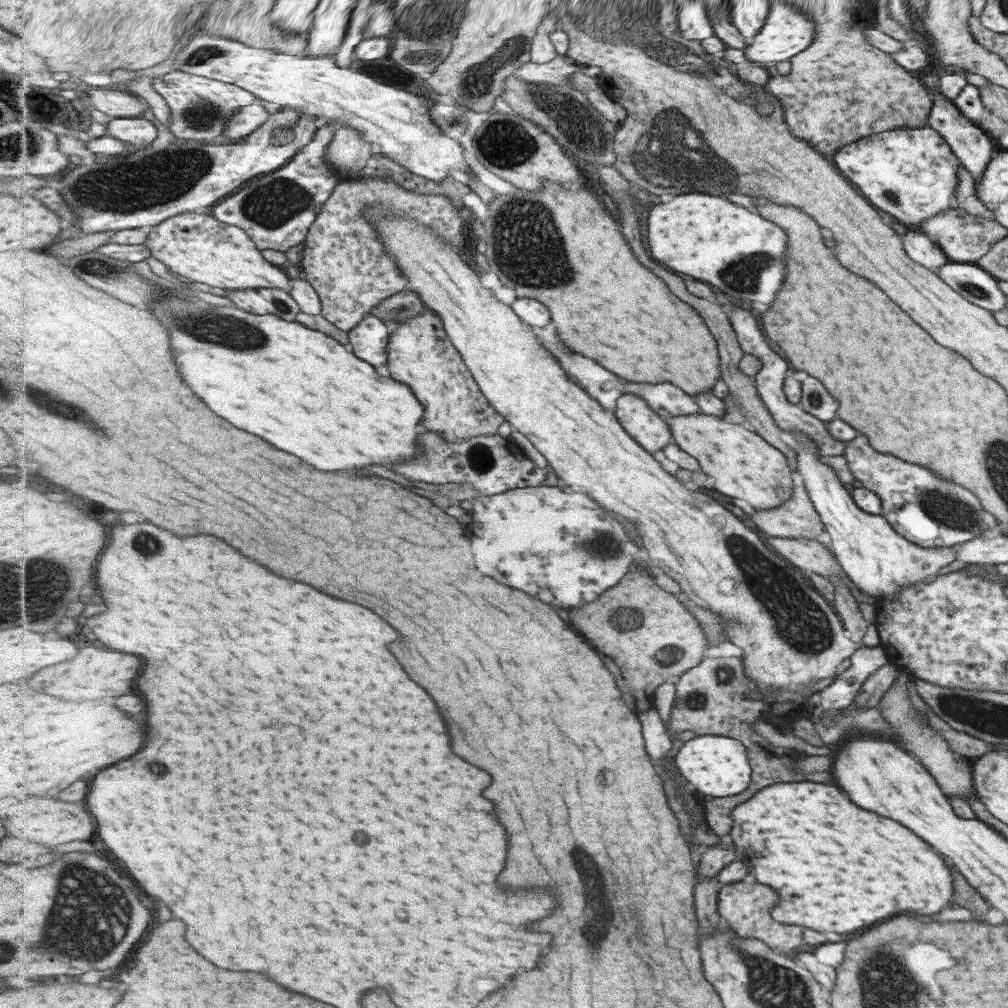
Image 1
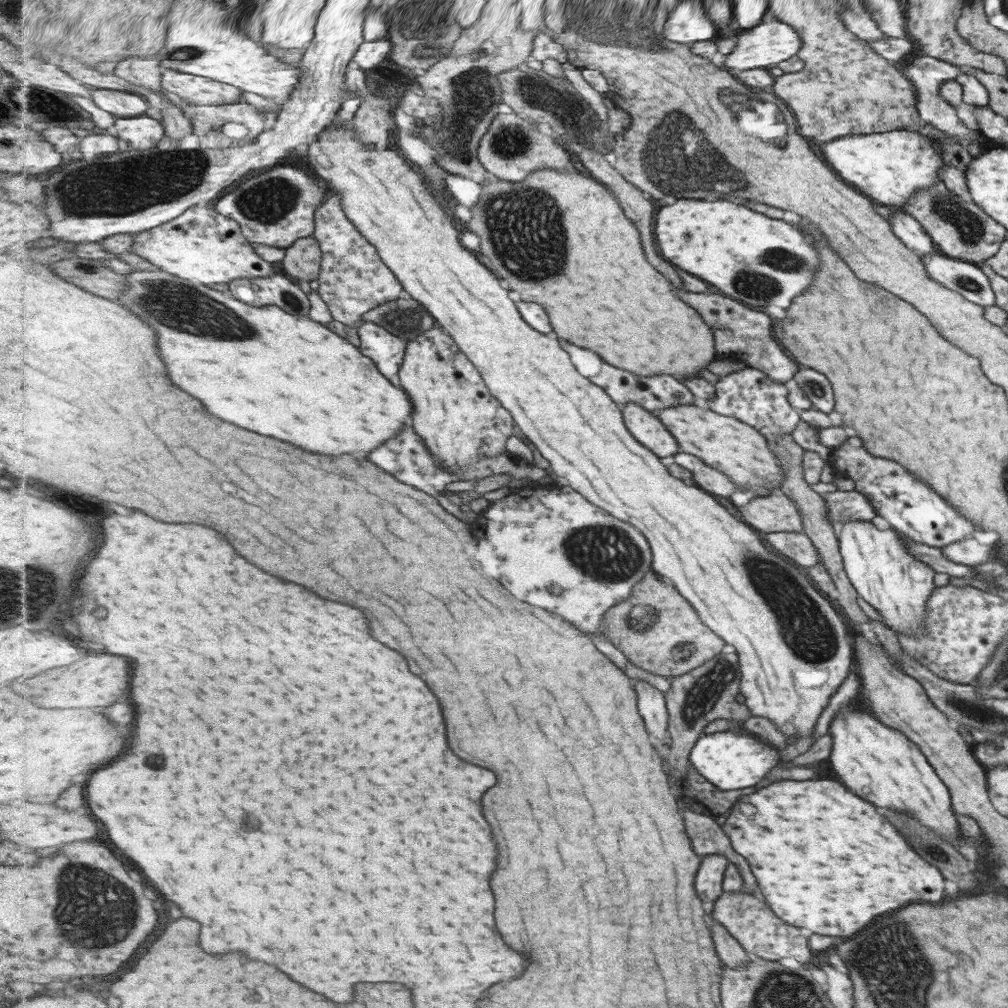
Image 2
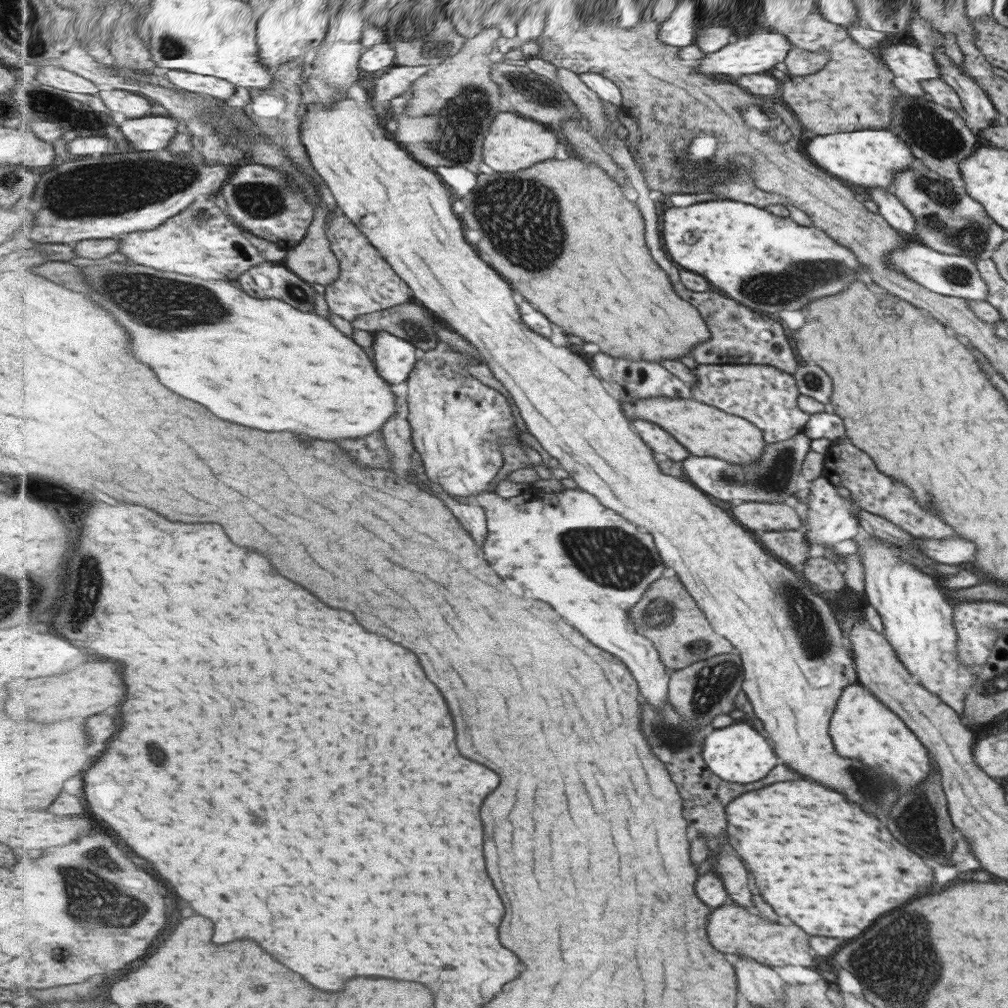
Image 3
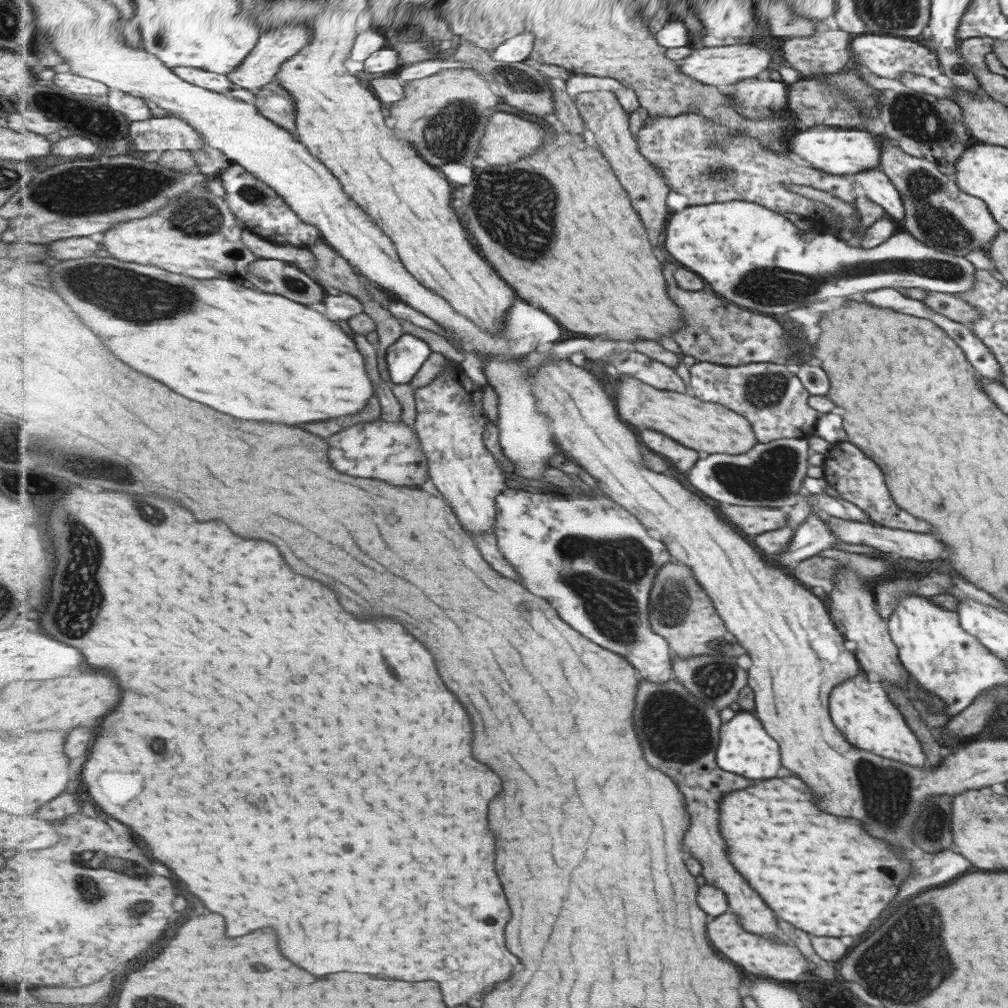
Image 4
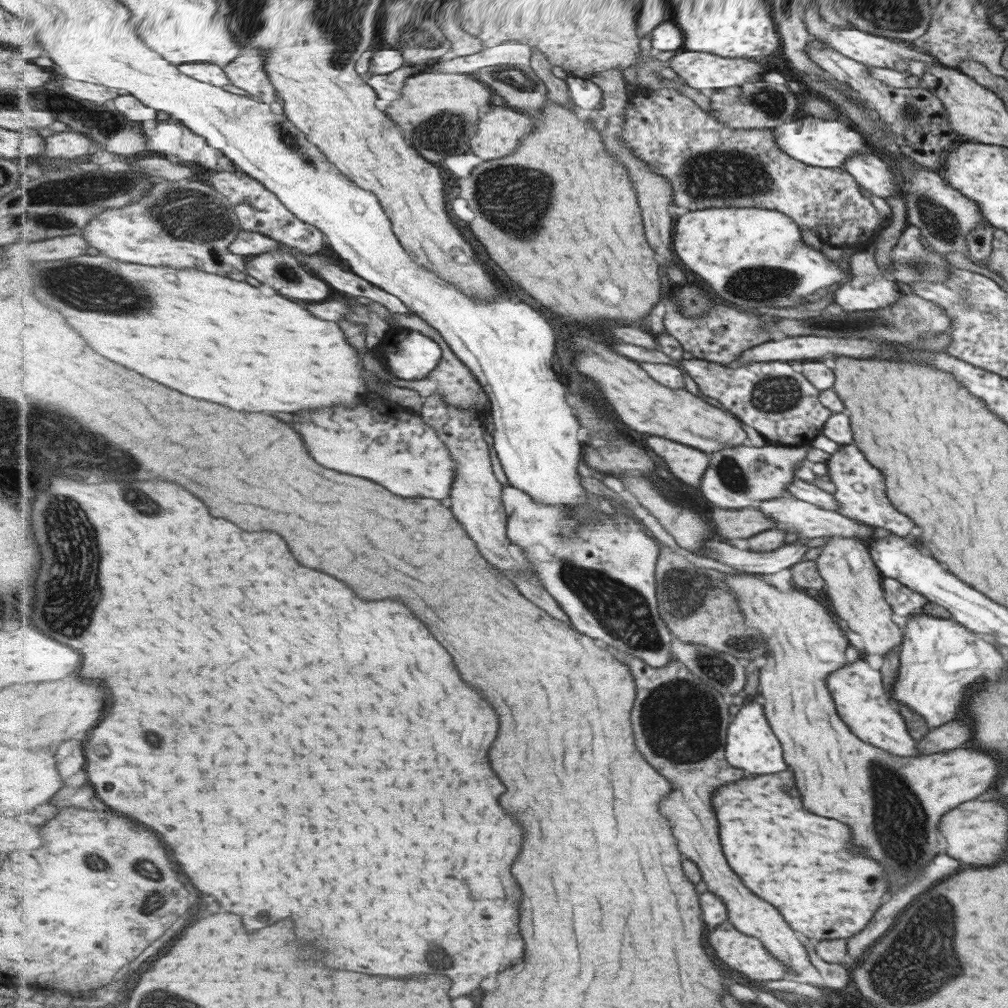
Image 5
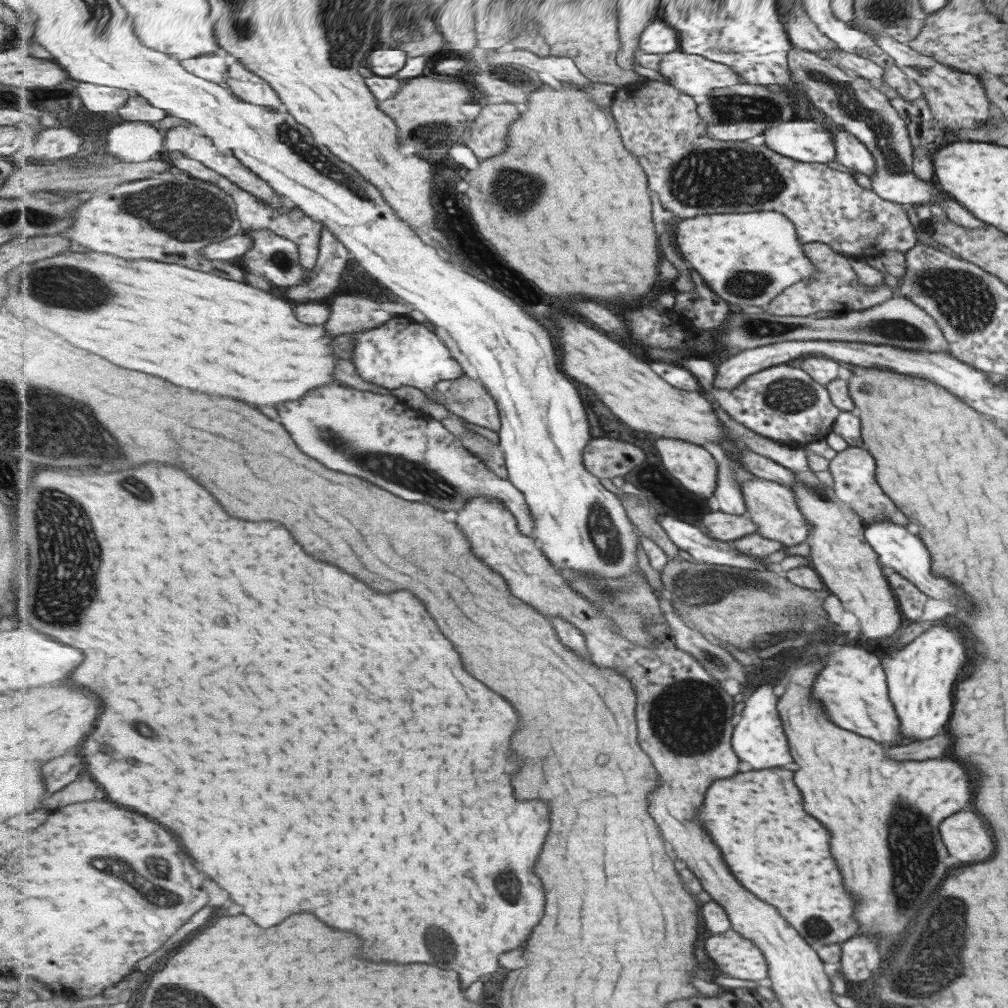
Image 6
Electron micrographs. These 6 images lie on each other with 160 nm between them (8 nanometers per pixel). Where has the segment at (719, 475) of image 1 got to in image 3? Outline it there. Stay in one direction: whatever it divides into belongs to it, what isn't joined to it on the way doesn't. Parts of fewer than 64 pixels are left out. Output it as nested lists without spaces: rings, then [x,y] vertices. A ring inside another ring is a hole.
[[[646,398],[635,402],[633,406],[635,406],[635,418],[651,420],[654,424],[667,428],[691,455],[713,457],[745,466],[748,462],[756,461],[765,450],[762,431],[750,424],[750,421],[700,403],[693,398]]]

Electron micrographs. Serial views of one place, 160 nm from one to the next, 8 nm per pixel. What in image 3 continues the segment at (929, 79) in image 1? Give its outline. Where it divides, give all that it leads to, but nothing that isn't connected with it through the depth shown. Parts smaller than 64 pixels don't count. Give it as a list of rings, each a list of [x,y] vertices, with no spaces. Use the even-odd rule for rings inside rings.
[[[905,43],[887,44],[874,52],[887,66],[893,85],[899,92],[927,99],[919,81],[938,78],[939,74],[931,53]]]

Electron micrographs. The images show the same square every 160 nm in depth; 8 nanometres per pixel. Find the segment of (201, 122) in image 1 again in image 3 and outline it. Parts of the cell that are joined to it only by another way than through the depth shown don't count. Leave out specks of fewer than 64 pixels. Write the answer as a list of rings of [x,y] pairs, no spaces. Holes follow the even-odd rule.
[[[170,70],[164,73],[179,89],[203,94],[203,96],[219,100],[231,98],[235,94],[236,84],[216,76],[207,76],[184,70]]]

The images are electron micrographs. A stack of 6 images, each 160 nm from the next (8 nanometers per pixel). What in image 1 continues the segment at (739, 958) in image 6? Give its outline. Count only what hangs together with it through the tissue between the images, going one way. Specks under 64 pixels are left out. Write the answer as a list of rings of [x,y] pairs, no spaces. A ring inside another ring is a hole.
[[[738,881],[722,885],[718,890],[716,911],[727,922],[728,928],[737,936],[756,938],[770,945],[770,948],[795,955],[795,948],[799,948],[803,944],[801,928],[799,926],[787,926],[787,924],[776,921],[769,912],[775,906],[775,902],[777,902],[777,894],[771,888],[767,888],[763,884],[745,884]]]

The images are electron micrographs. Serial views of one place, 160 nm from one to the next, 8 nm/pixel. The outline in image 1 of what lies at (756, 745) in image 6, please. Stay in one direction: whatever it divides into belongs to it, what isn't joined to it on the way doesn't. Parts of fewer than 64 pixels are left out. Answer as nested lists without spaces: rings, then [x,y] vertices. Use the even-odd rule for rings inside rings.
[[[697,735],[683,743],[676,763],[691,790],[699,795],[715,798],[738,795],[746,790],[751,778],[746,748],[733,737]]]

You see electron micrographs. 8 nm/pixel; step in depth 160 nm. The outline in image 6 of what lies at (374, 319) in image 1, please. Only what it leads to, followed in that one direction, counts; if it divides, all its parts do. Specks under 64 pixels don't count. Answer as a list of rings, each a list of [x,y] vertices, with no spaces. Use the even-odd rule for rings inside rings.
[[[393,316],[389,322],[383,326],[352,333],[354,338],[354,349],[352,361],[356,364],[358,373],[367,382],[373,382],[379,386],[394,389],[401,386],[413,386],[418,388],[427,396],[434,396],[435,386],[441,380],[457,380],[464,376],[461,364],[453,358],[451,350],[441,342],[437,333],[424,323],[418,323],[409,316]]]

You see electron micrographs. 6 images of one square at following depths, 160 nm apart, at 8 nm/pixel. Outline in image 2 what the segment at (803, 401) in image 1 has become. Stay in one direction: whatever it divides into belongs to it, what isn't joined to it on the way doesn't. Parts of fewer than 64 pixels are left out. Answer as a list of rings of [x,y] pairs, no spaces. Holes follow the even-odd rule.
[[[798,365],[797,372],[792,376],[791,382],[801,389],[801,392],[811,401],[815,410],[828,413],[833,410],[833,396],[831,386],[823,374],[809,370]]]

